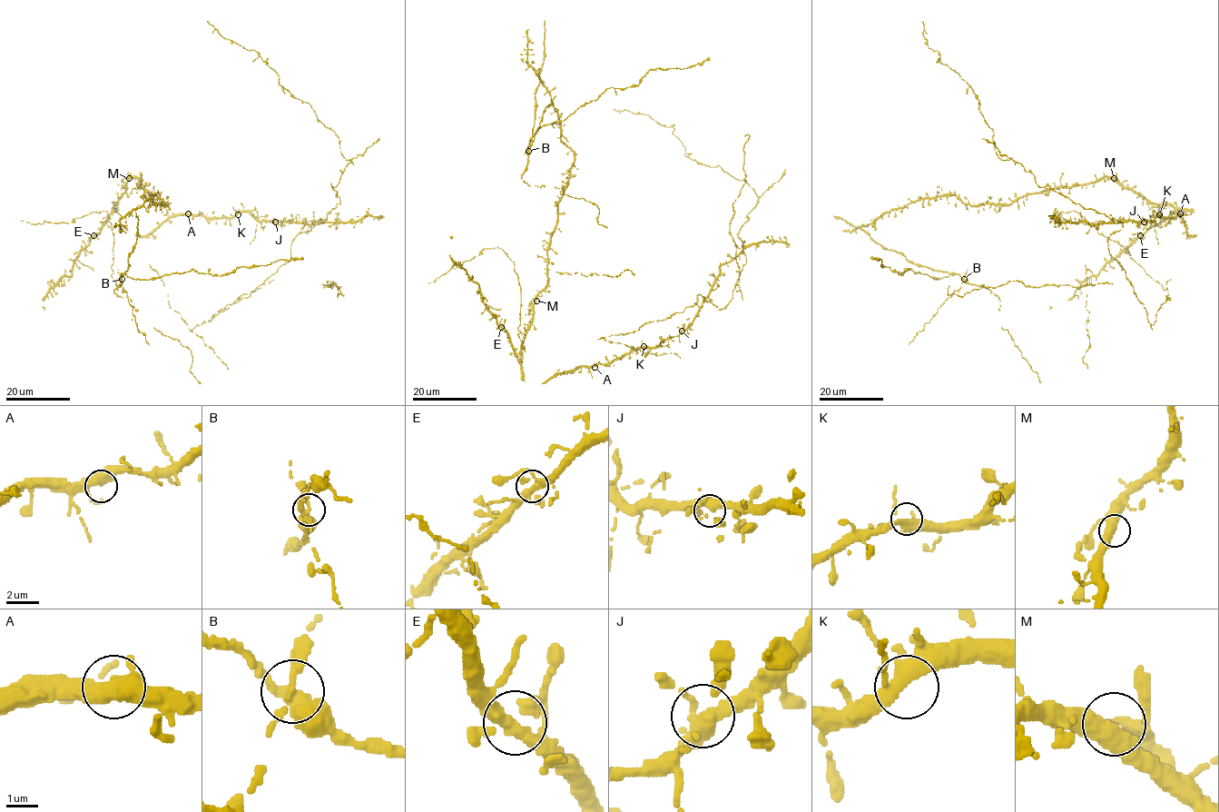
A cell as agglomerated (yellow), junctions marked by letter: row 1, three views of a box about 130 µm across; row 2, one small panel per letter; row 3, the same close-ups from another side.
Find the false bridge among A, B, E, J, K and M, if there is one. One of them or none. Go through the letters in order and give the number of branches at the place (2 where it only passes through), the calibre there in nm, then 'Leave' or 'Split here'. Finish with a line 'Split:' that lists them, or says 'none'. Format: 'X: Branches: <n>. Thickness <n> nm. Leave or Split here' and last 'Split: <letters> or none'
A: Branches: 4. Thickness 360 nm. Leave
B: Branches: 4. Thickness 280 nm. Split here
E: Branches: 4. Thickness 320 nm. Leave
J: Branches: 4. Thickness 340 nm. Leave
K: Branches: 4. Thickness 360 nm. Leave
M: Branches: 4. Thickness 360 nm. Leave
Split: B

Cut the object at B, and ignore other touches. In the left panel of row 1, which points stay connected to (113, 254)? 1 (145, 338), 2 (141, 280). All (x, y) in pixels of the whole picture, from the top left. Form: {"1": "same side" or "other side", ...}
{"1": "other side", "2": "same side"}

